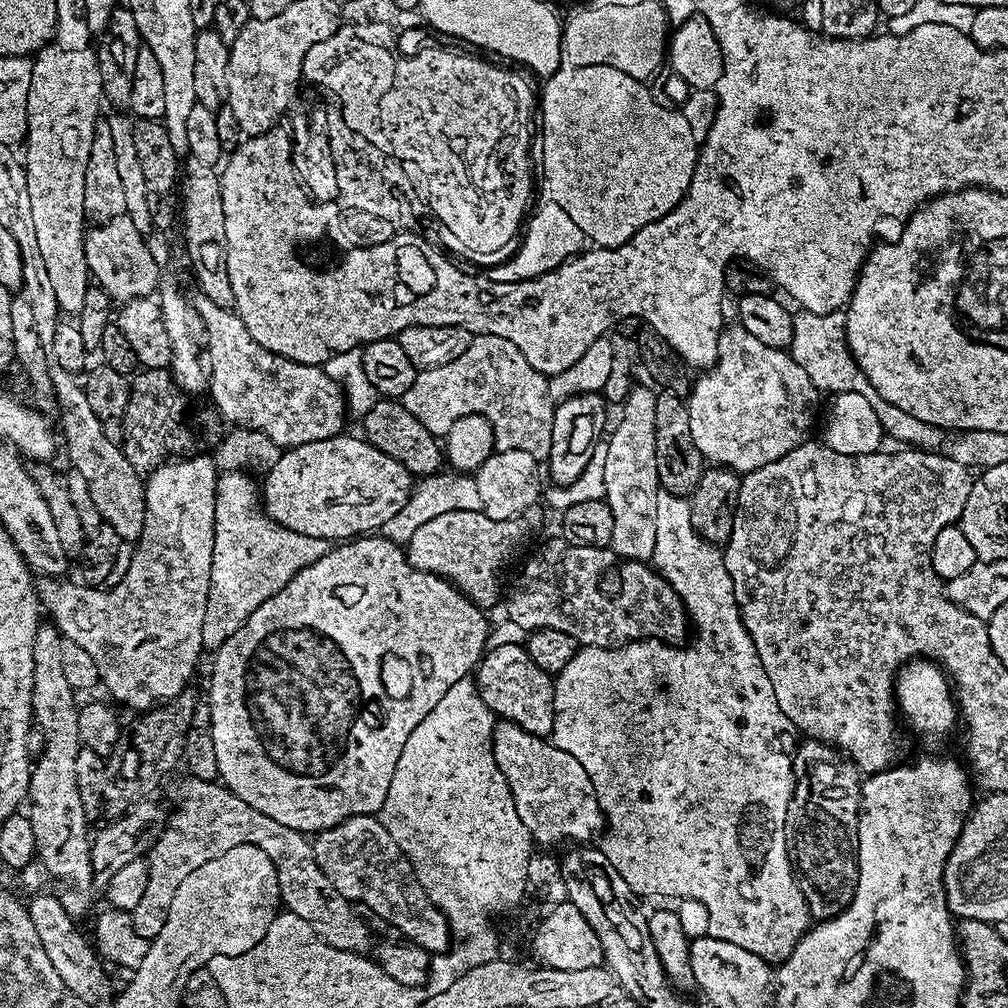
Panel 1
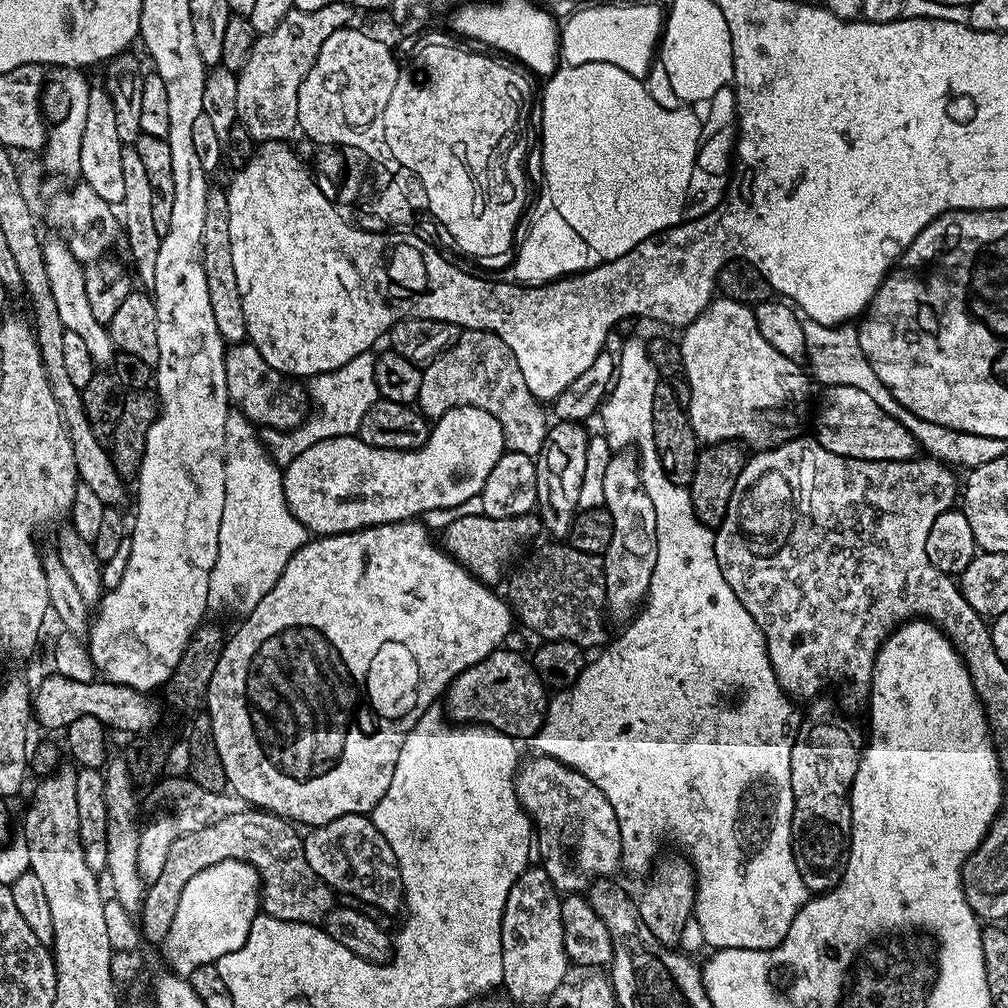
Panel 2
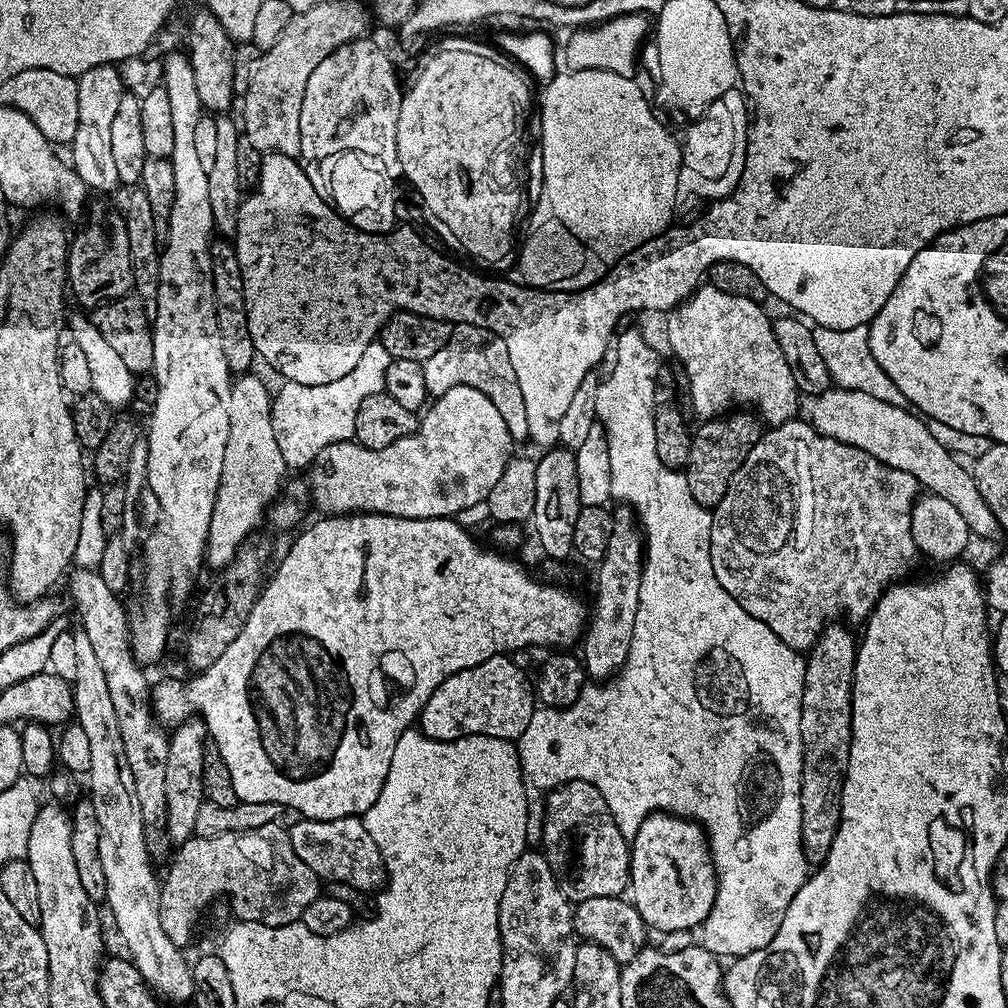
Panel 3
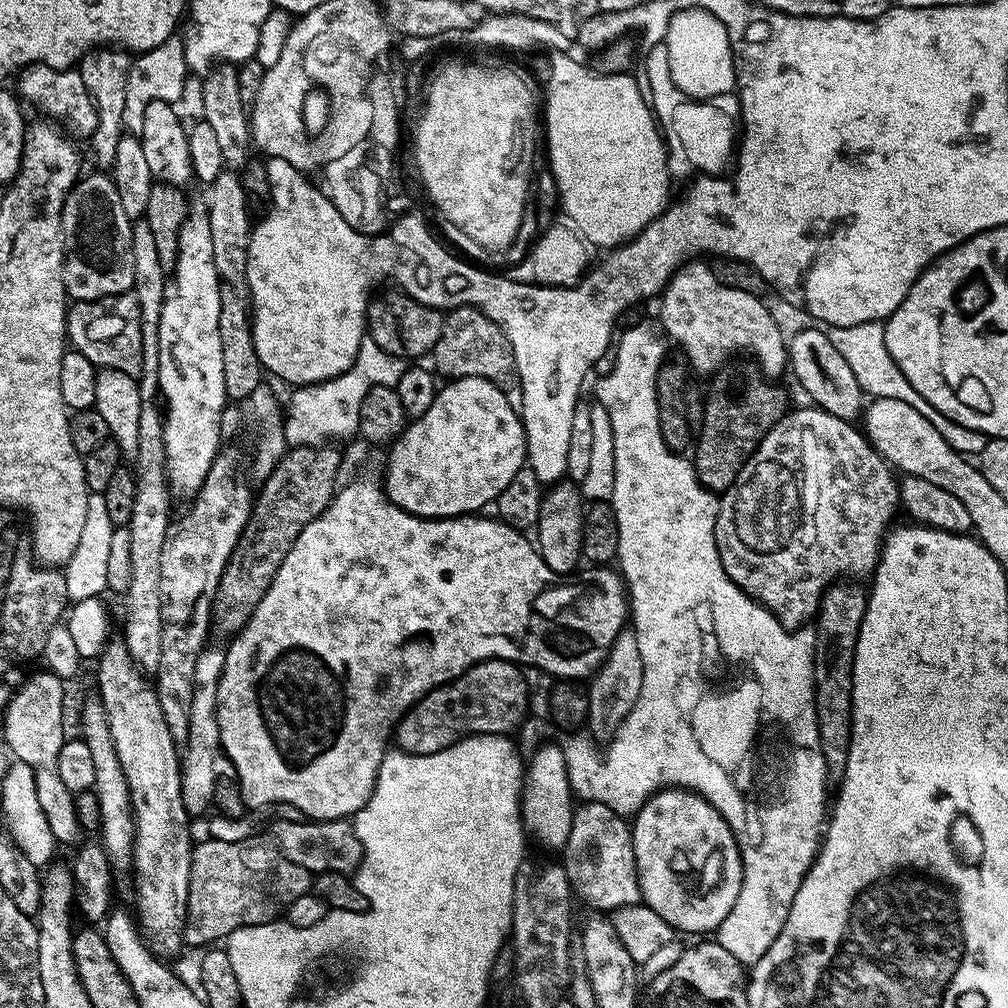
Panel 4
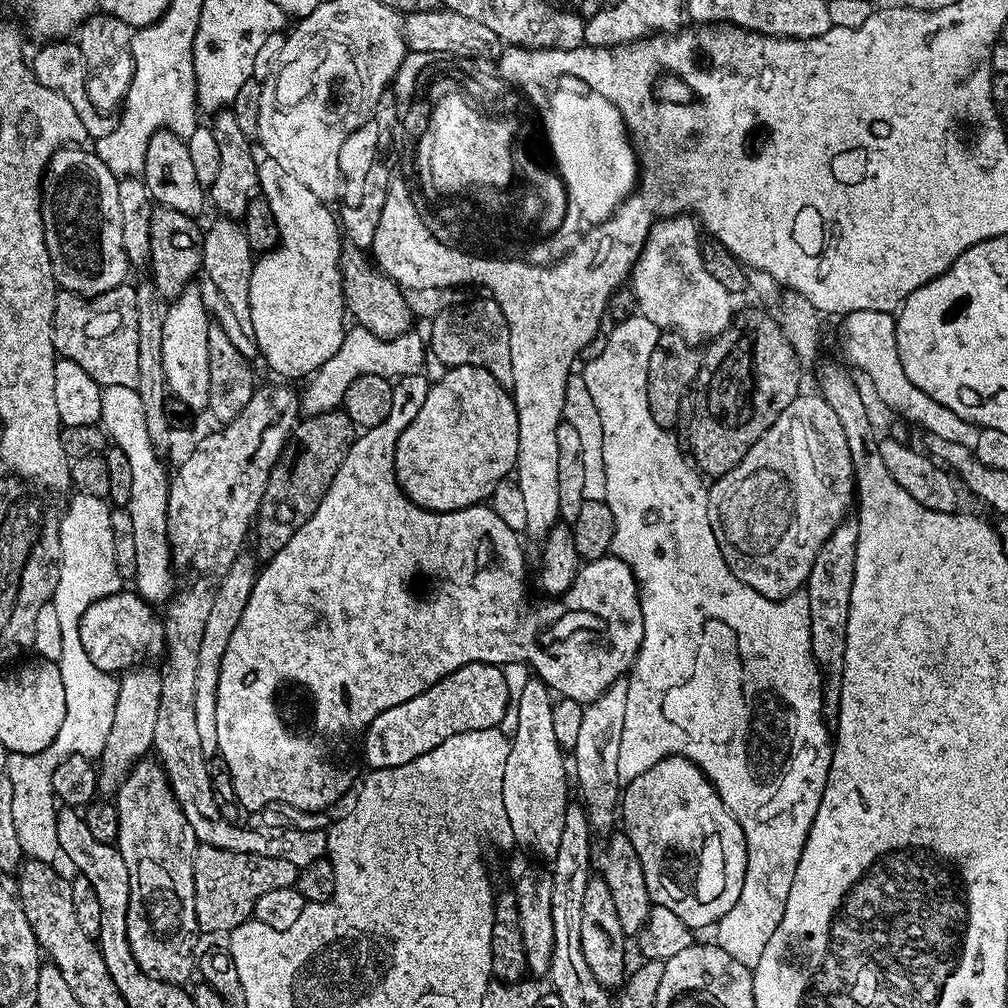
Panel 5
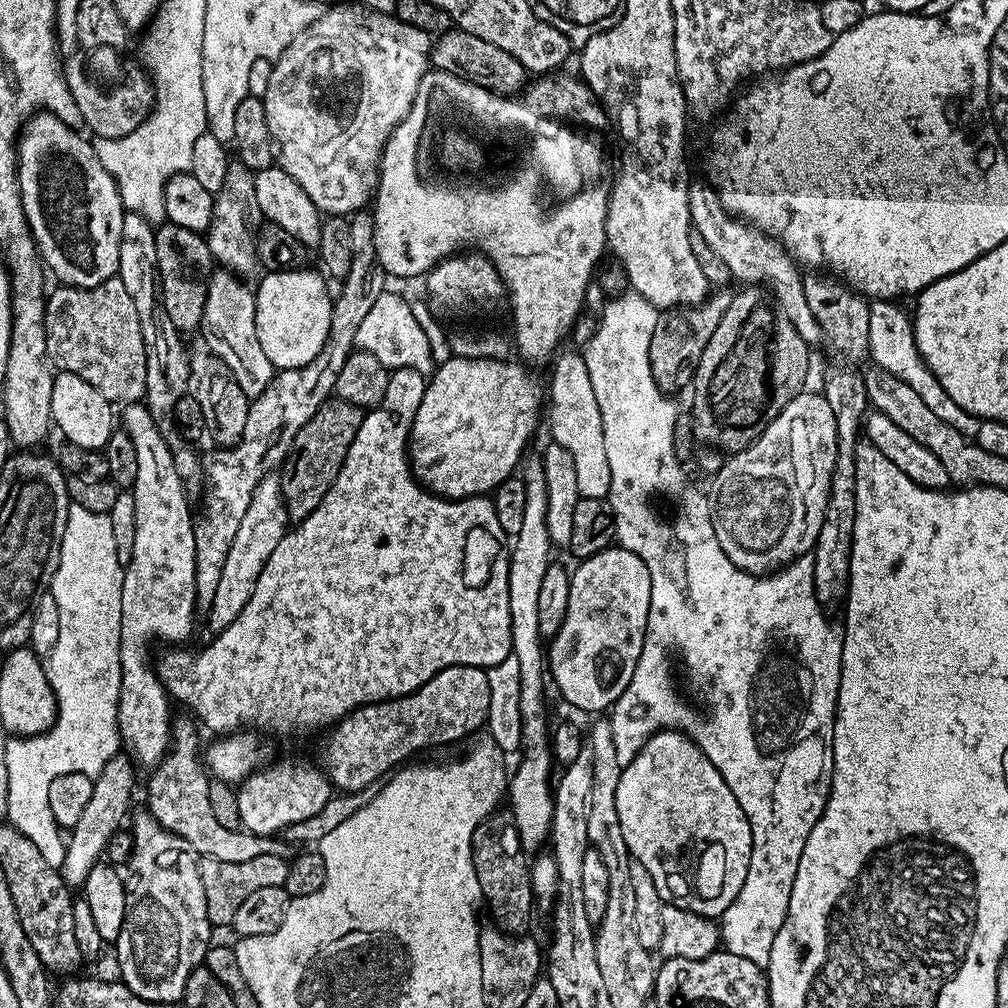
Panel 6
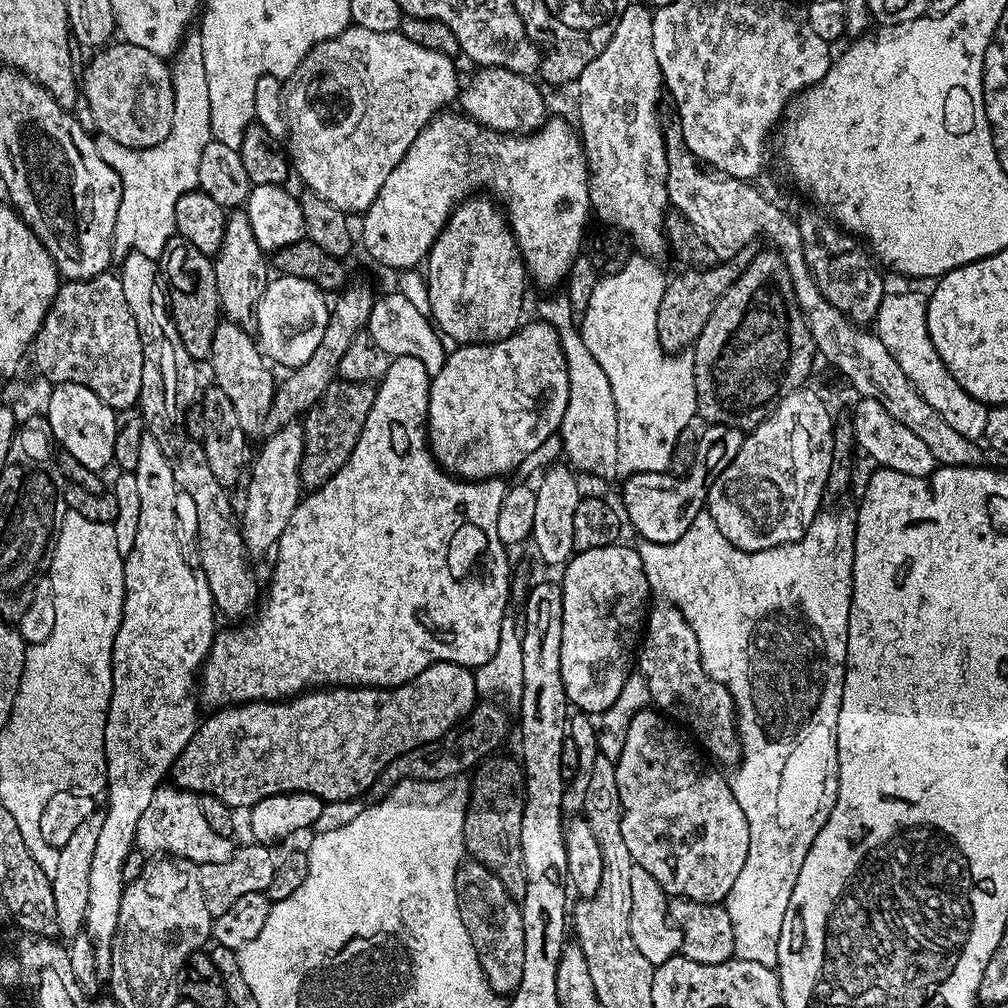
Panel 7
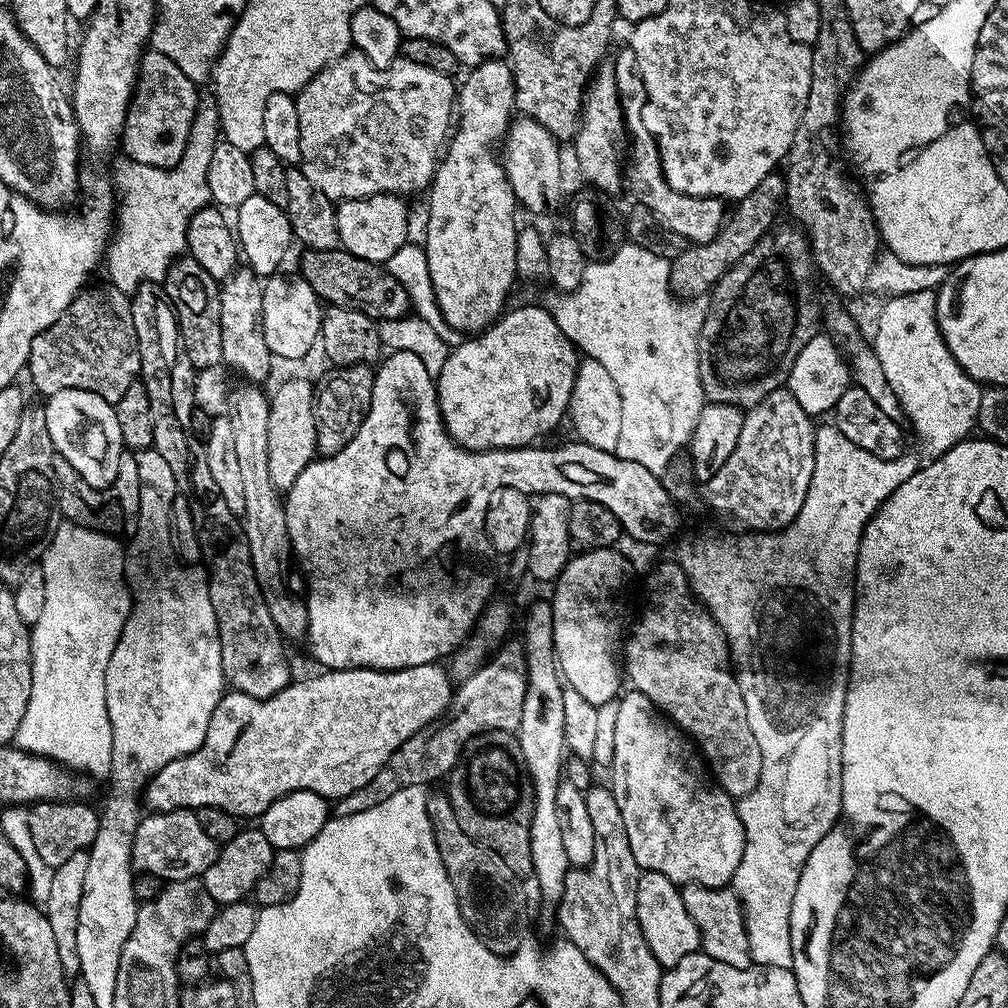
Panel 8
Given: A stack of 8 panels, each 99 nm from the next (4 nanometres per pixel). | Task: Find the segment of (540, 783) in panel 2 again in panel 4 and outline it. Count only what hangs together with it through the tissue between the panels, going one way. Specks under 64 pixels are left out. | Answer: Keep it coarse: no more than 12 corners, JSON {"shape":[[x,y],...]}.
{"shape":[[584,802],[562,865],[592,910],[641,903],[629,821]]}

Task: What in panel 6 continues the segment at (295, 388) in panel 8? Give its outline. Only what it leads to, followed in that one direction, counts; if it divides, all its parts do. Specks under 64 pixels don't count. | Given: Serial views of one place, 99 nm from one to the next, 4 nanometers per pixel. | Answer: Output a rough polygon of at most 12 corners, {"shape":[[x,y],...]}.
{"shape":[[279,475],[264,476],[230,542],[206,614],[226,630],[289,530]]}

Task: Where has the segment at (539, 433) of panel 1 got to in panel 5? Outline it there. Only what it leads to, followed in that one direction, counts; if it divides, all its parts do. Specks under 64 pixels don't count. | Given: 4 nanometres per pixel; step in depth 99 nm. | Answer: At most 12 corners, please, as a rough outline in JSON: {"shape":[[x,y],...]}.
{"shape":[[491,298],[431,317],[430,349],[447,369],[478,366],[514,382],[510,330]]}

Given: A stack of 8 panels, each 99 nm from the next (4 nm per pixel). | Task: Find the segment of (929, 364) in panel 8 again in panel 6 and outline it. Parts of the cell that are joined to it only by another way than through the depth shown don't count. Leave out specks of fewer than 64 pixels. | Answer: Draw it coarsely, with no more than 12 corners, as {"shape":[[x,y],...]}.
{"shape":[[890,300],[869,303],[868,356],[975,437],[971,416],[918,354],[913,317]]}

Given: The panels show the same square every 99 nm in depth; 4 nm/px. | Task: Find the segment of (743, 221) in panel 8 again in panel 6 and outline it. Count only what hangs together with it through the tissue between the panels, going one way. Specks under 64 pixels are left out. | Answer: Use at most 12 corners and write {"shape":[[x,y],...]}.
{"shape":[[734,292],[665,308],[650,334],[650,372],[665,394],[689,387]]}

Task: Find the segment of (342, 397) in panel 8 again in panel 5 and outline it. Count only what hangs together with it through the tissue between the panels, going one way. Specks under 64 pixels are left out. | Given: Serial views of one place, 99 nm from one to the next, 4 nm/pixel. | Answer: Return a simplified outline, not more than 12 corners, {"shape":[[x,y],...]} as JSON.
{"shape":[[304,416],[270,470],[254,552],[271,558],[318,510],[356,424]]}

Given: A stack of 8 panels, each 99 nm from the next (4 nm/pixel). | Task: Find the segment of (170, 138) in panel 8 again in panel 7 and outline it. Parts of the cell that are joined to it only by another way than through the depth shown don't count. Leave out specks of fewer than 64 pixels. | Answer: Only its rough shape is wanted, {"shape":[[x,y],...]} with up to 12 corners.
{"shape":[[112,42],[85,63],[84,100],[103,139],[166,142],[169,61]]}

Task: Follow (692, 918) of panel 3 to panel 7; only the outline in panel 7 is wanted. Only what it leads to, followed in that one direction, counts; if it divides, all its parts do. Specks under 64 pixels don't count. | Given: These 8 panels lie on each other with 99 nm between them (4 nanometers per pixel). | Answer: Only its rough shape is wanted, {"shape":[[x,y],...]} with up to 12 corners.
{"shape":[[659,711],[614,761],[622,838],[672,898],[728,899],[729,777]]}

